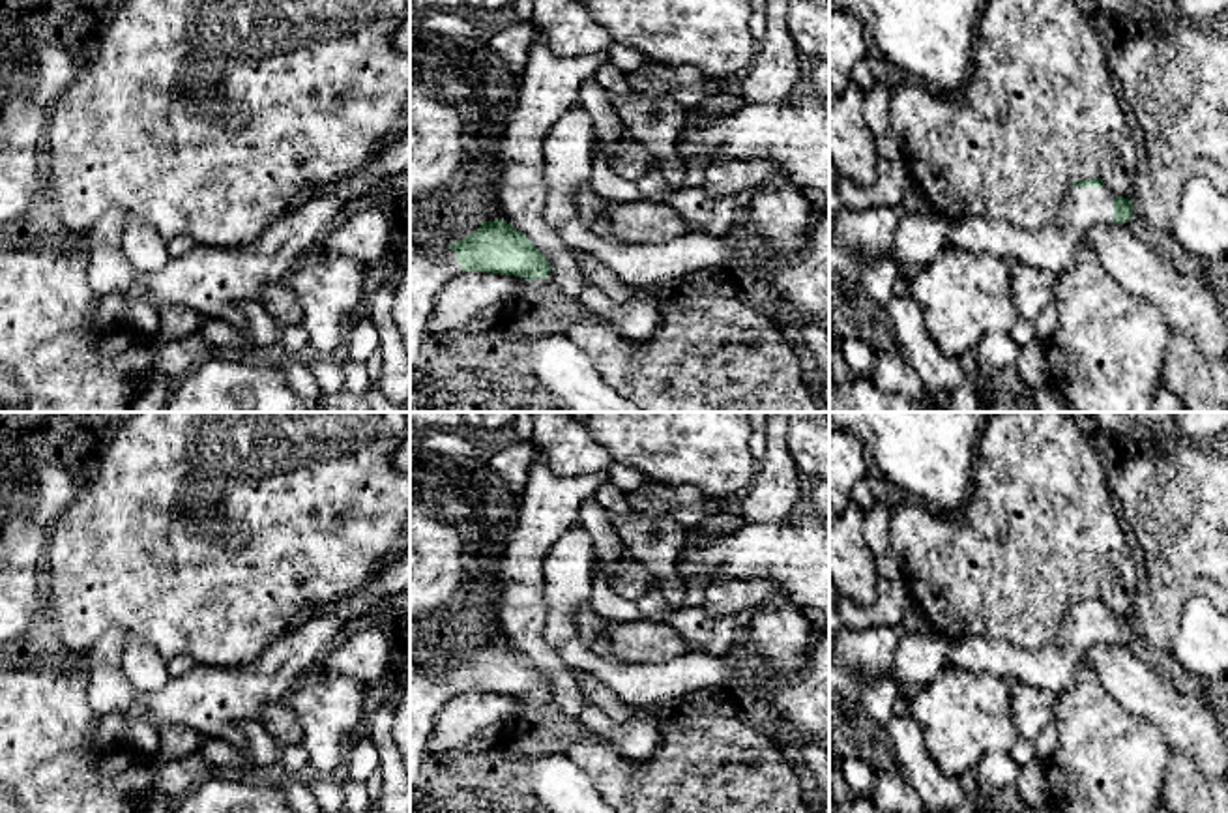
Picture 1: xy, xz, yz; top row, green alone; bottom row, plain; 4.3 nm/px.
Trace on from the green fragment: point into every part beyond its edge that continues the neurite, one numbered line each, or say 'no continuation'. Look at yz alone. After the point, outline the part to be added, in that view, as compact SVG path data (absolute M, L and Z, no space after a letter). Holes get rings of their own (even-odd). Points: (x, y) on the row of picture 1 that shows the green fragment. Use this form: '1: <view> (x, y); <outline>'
1: yz (1054, 248); M1104 185L1069 187L1058 217L1041 230L1024 230L1005 219L953 219L951 245L1060 275L1074 266L1088 229L1114 223L1114 197Z

